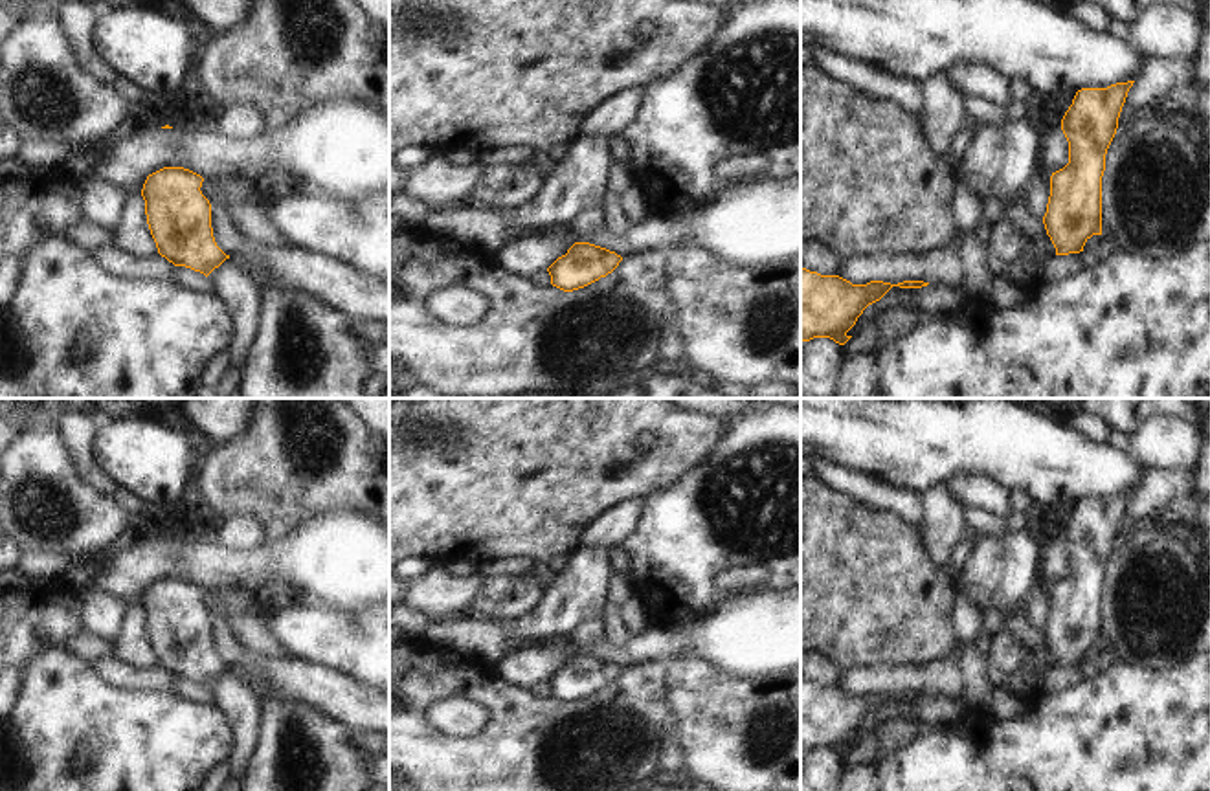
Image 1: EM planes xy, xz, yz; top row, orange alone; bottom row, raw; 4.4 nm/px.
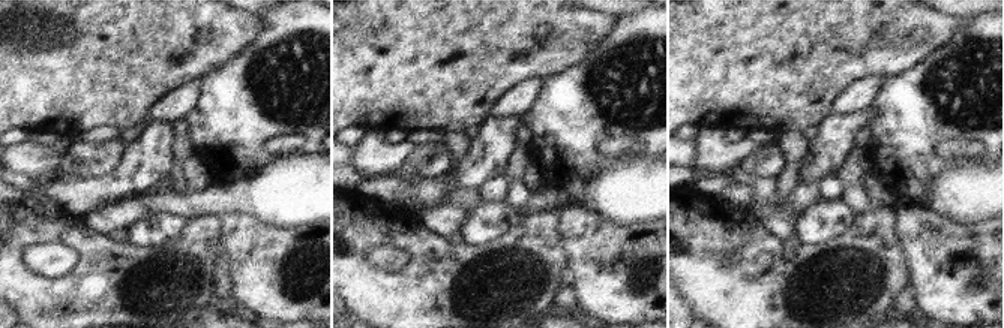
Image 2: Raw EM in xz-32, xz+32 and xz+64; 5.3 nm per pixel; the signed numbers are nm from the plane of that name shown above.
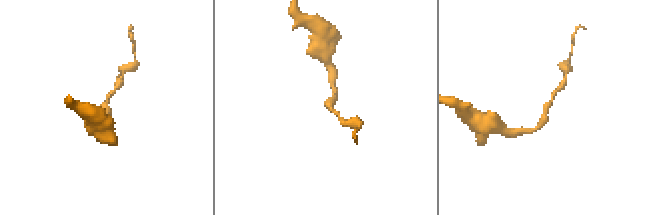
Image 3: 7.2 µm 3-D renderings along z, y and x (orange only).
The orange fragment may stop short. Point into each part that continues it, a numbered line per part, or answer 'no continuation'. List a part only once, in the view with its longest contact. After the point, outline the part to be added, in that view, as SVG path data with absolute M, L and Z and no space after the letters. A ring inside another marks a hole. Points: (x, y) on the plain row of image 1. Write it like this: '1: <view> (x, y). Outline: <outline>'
no continuation

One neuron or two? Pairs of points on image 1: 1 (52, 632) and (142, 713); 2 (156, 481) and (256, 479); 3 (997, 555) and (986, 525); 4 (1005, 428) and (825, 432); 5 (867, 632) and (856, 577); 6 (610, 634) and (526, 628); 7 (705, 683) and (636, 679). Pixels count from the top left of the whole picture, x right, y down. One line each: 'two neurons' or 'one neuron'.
1: two neurons
2: two neurons
3: two neurons
4: one neuron
5: one neuron
6: two neurons
7: two neurons

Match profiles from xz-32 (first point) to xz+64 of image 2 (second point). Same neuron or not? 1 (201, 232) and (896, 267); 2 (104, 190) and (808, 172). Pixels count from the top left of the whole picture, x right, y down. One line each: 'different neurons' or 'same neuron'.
1: same neuron
2: same neuron

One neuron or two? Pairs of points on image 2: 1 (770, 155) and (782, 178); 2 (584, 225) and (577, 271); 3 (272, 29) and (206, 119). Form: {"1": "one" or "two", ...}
{"1": "two", "2": "one", "3": "one"}

